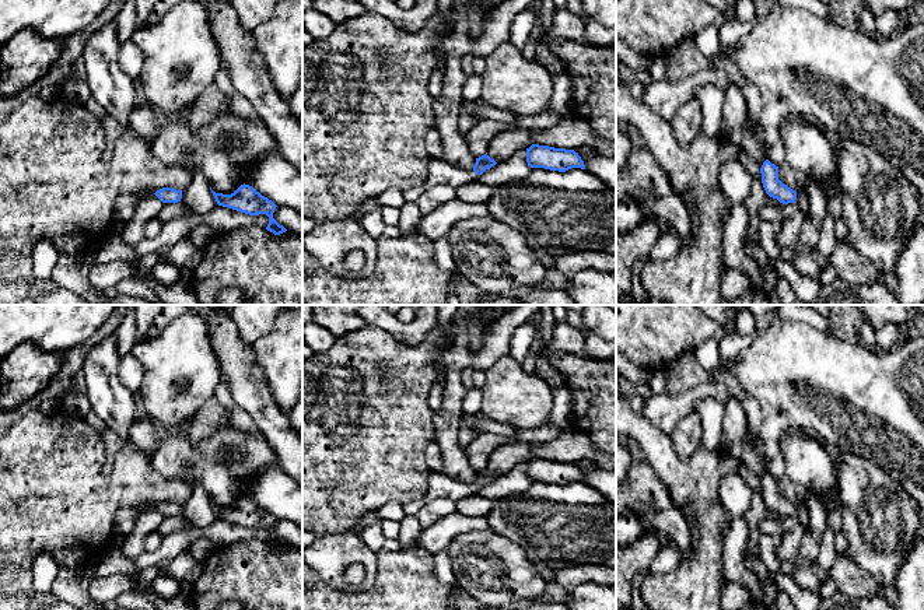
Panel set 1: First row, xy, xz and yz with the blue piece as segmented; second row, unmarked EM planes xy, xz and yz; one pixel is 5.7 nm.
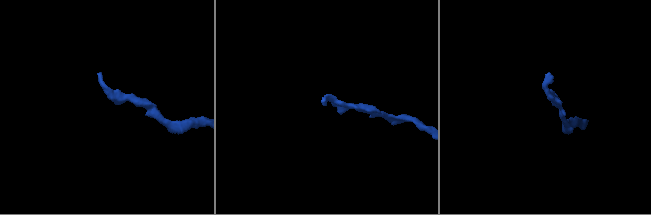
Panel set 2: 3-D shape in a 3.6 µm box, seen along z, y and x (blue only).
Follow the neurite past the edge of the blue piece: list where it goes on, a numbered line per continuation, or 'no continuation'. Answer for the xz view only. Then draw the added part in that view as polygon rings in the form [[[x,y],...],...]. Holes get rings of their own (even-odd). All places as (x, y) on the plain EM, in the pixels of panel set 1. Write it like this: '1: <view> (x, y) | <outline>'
1: xz (440, 484) | [[[431,473],[428,477],[428,488],[423,498],[428,502],[442,497],[455,504],[477,491],[479,488],[473,483],[456,481],[444,473]]]

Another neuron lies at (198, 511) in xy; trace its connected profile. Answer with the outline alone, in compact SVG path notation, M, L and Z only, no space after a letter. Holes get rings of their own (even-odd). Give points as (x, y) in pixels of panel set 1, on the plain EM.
M199 484L192 487L190 498L182 504L181 516L195 527L207 527L218 519L209 495Z

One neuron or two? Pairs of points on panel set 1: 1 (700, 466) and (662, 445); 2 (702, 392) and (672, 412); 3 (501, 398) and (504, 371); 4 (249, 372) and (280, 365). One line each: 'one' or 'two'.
1: one
2: one
3: one
4: two

